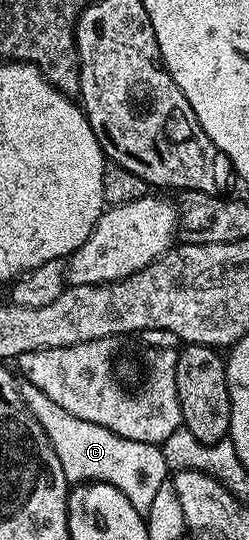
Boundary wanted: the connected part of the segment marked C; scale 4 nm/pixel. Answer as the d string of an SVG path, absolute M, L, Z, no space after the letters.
M27 382L21 385L20 391L26 409L34 415L36 422L40 422L40 430L44 430L52 450L56 450L56 458L60 458L60 466L71 485L87 482L111 484L128 498L128 502L132 502L132 506L136 506L138 512L146 513L160 486L168 480L168 469L159 445L122 438L95 422L76 418L48 398L44 391Z

